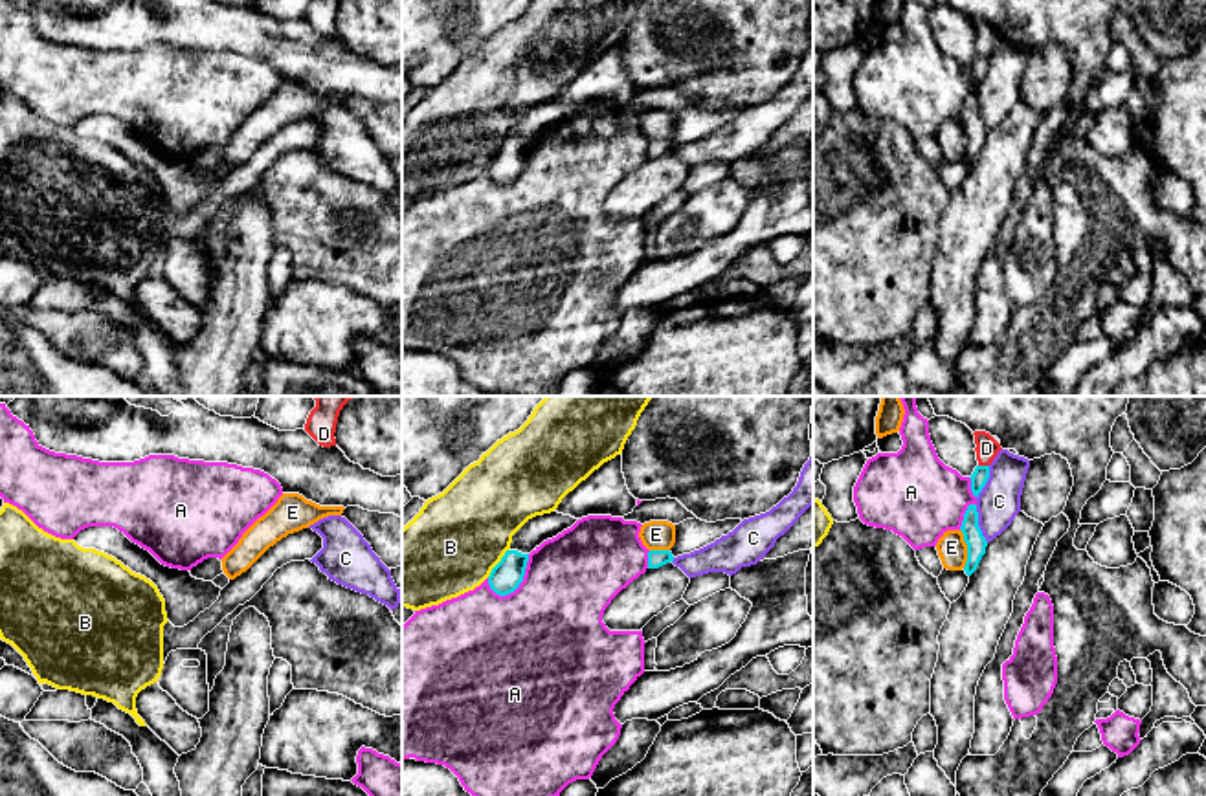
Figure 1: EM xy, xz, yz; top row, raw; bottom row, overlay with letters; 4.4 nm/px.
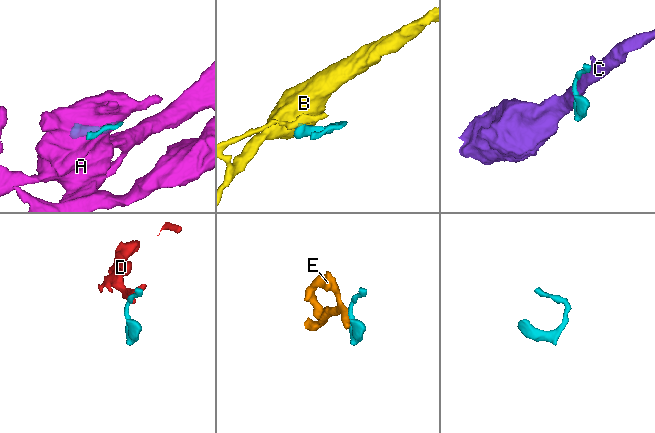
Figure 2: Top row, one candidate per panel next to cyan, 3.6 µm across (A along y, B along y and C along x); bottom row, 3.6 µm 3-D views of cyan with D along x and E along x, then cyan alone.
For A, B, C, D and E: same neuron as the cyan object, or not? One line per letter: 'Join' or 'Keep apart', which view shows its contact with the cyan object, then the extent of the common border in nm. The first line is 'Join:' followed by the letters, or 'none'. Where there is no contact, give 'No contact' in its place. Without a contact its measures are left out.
Join: none
A: Keep apart. Touches cyan in xz. Shared border 240 nm
B: Keep apart. Touches cyan in xz. Shared border 160 nm
C: Keep apart. Touches cyan in yz. Shared border 180 nm
D: Keep apart. Touches cyan in yz. Shared border 50 nm
E: Keep apart. Touches cyan in yz. Shared border 180 nm

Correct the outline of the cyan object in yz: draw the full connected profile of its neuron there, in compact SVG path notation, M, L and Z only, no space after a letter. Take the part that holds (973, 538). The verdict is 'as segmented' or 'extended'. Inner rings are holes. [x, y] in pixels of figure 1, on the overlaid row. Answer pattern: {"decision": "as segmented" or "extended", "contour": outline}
{"decision": "as segmented", "contour": "M977 504L967 506L960 530L967 545L967 561L966 561L964 570L967 576L971 576L977 570L982 556L986 554L986 547L988 547L988 541L982 536L982 530L978 526Z"}

